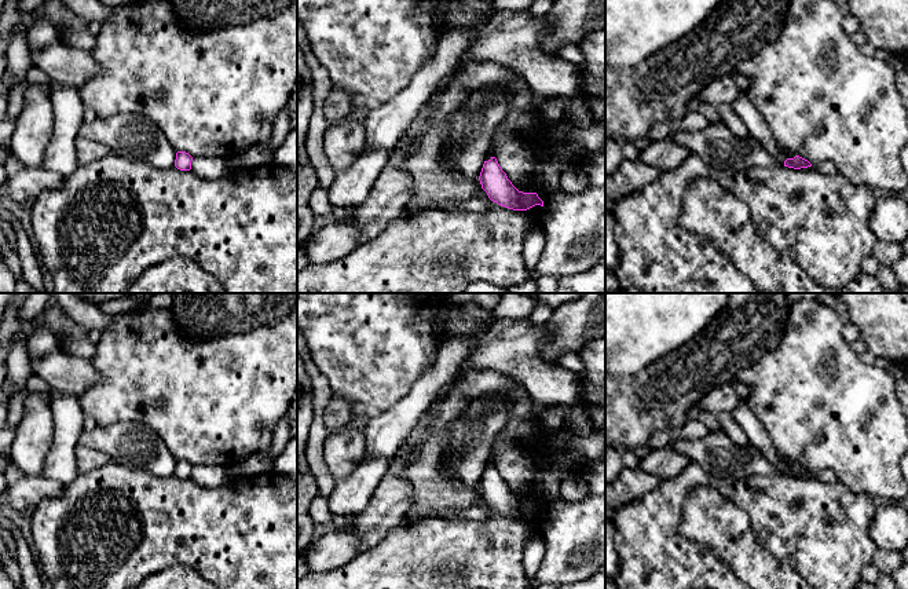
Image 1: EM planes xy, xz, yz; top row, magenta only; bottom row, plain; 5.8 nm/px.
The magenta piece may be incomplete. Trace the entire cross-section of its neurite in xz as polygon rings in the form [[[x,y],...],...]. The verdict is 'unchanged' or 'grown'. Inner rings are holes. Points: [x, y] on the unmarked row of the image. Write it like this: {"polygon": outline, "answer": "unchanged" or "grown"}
{"polygon": [[[495,465],[484,469],[479,489],[488,506],[501,515],[513,519],[527,519],[535,513],[543,515],[537,501],[523,501],[512,493]]], "answer": "unchanged"}

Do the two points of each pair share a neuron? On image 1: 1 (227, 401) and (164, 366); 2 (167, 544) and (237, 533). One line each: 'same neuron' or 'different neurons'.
1: same neuron
2: same neuron

